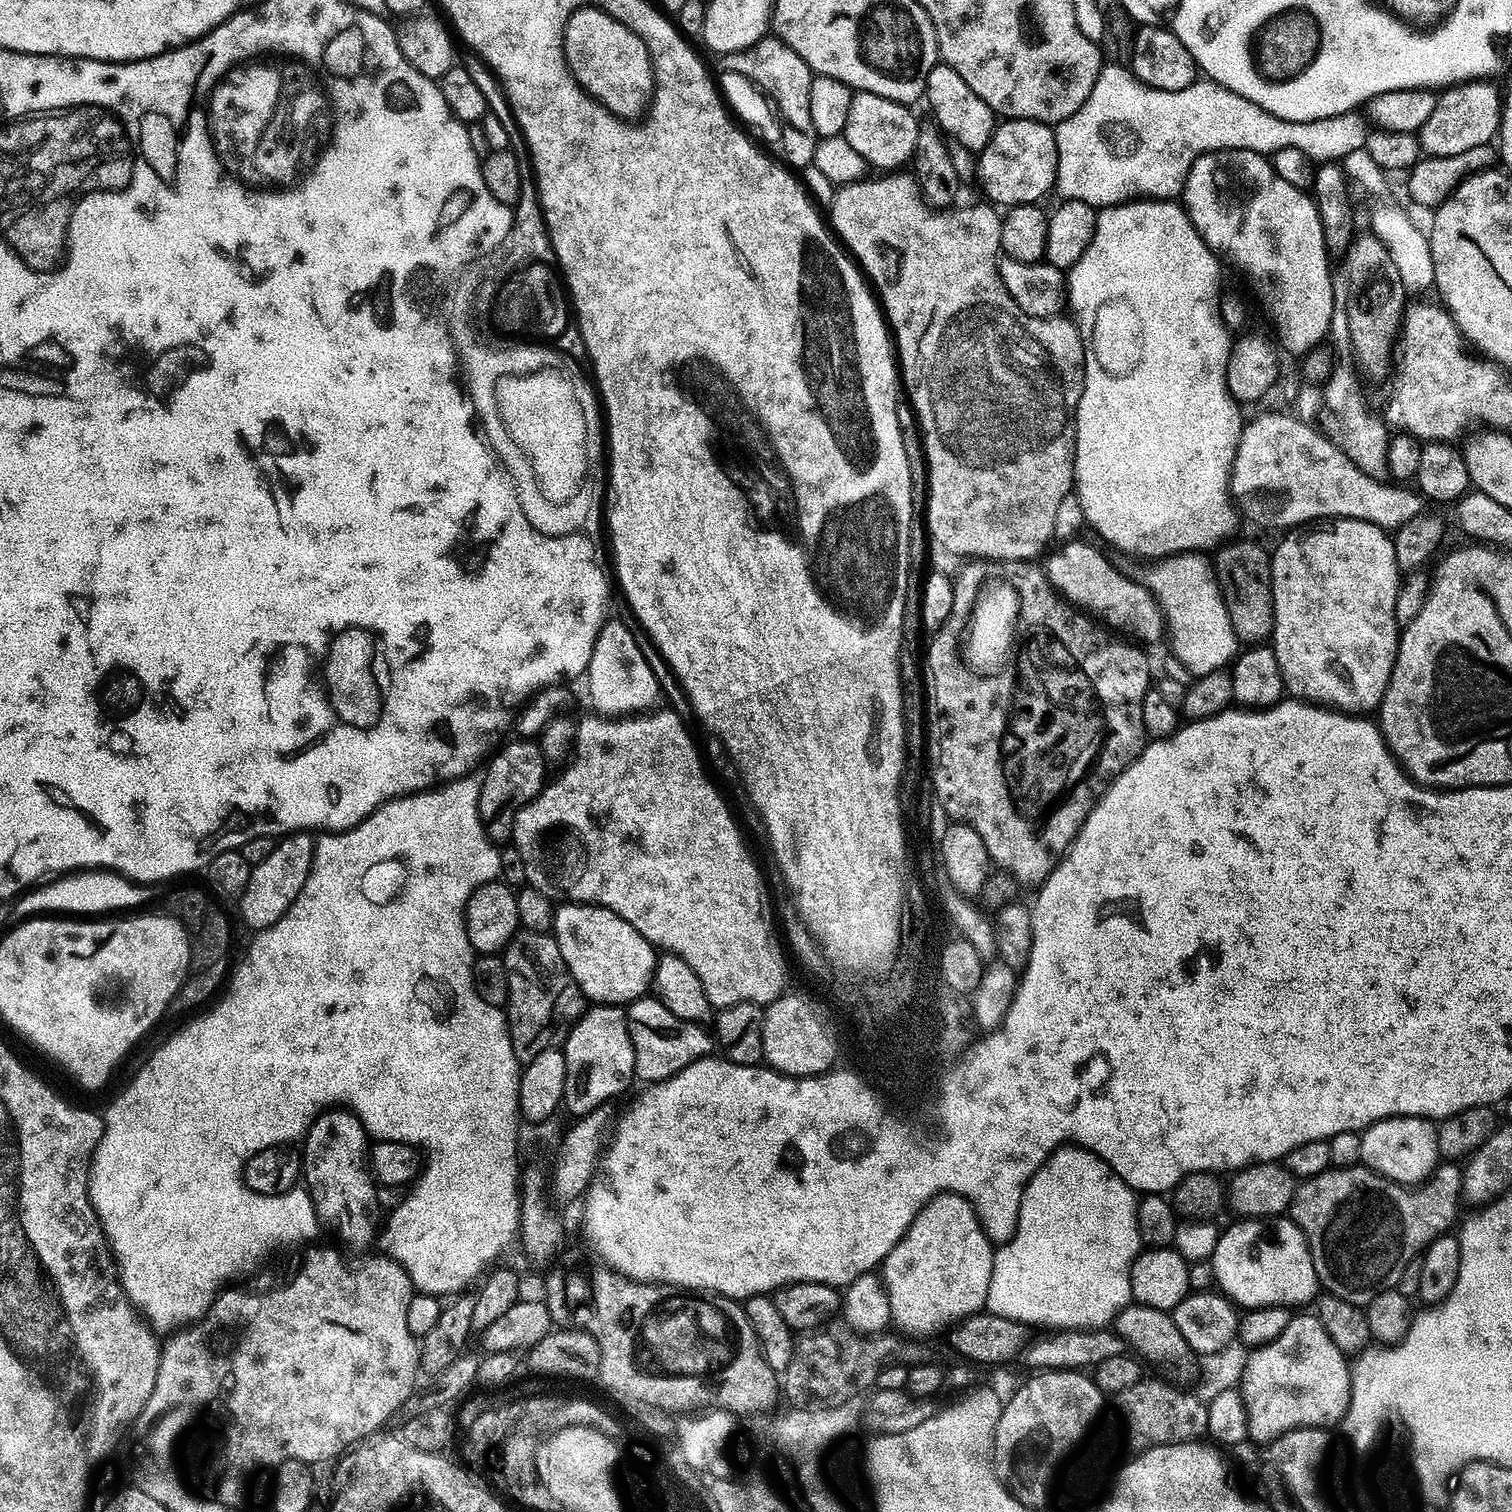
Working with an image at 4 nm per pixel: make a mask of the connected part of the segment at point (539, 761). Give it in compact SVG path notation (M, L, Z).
M512 738L512 741L493 758L484 772L480 785L480 814L487 818L488 835L493 841L507 841L512 834L512 817L539 794L546 783L546 761L539 743L532 738Z

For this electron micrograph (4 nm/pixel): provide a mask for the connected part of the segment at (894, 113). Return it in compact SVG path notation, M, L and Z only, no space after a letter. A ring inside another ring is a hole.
M856 92L850 102L850 115L846 118L846 126L842 135L858 154L862 154L865 165L876 170L900 170L904 163L911 161L916 155L916 143L922 127L916 121L913 109L907 104L899 104L890 98L882 98L878 94Z

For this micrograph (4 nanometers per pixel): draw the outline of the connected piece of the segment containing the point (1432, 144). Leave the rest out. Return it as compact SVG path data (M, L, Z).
M1481 78L1445 87L1439 93L1434 114L1426 118L1418 133L1421 149L1429 156L1466 154L1475 148L1483 149L1497 139L1502 119L1502 92L1492 82Z

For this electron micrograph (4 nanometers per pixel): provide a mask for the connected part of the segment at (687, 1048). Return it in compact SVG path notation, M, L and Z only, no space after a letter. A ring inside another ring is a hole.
M645 994L627 1005L626 1011L630 1042L634 1046L636 1076L648 1080L644 1082L669 1080L691 1064L713 1055L713 1033L703 1024L695 1024L686 1018L678 1018L678 1014L670 1014L659 998Z

